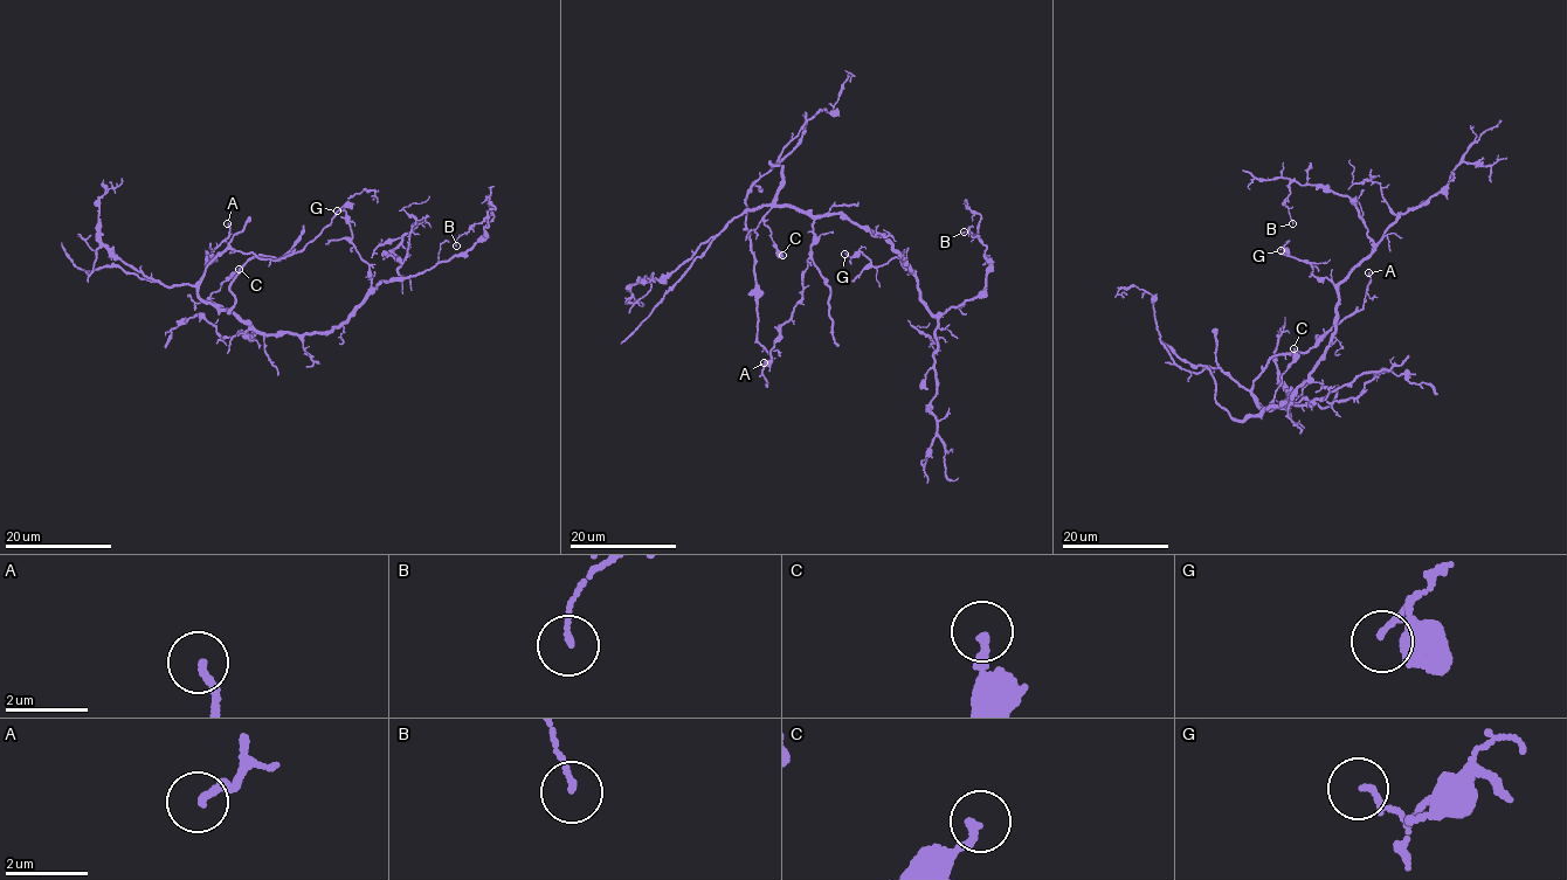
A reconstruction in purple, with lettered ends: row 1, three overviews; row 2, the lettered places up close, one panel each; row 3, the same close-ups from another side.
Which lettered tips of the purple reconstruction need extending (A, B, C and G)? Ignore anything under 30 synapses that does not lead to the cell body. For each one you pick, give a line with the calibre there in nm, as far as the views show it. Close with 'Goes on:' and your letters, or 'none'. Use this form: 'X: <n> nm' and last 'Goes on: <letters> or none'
Goes on: none

